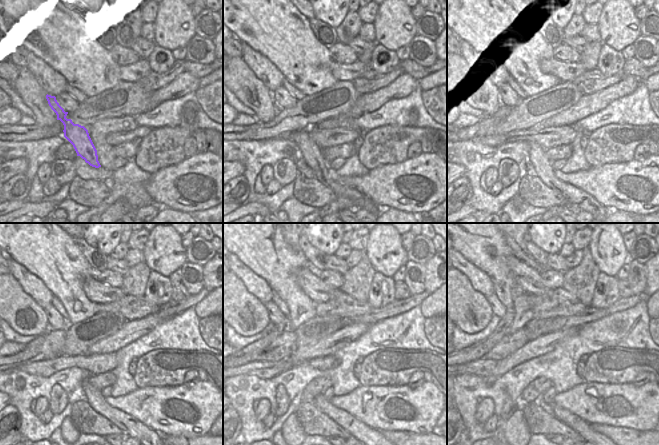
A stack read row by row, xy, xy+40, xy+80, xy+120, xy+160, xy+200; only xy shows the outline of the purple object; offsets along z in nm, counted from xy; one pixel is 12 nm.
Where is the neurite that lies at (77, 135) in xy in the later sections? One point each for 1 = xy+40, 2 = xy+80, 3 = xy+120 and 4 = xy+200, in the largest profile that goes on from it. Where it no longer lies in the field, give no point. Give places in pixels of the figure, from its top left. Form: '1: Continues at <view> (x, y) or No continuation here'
1: Continues at xy+40 (312, 154)
2: Continues at xy+80 (537, 156)
3: Continues at xy+120 (129, 425)
4: Continues at xy+200 (564, 416)

